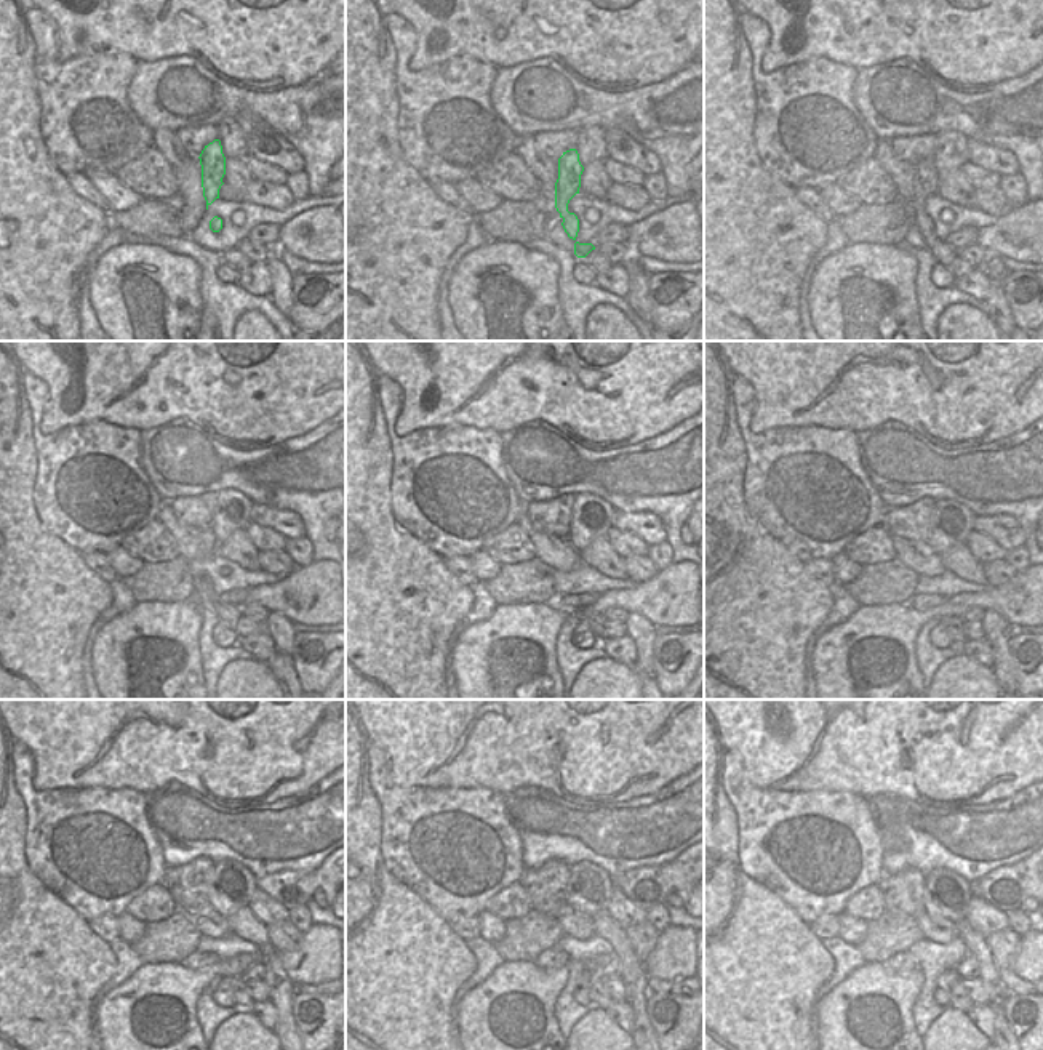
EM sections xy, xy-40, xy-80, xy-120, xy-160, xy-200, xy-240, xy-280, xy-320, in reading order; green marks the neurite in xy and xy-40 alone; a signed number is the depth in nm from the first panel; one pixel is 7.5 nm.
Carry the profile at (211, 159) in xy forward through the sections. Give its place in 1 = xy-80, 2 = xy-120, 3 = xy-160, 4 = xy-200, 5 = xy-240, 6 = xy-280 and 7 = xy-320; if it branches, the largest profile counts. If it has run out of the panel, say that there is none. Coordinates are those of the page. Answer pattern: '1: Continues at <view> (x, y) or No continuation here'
1: Continues at xy-80 (925, 183)
2: Continues at xy-120 (227, 613)
3: Continues at xy-160 (594, 621)
4: Continues at xy-200 (954, 625)
5: Continues at xy-240 (237, 983)
6: Continues at xy-280 (599, 996)
7: Continues at xy-320 (960, 999).

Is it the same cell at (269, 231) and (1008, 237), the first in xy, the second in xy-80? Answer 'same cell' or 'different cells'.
different cells

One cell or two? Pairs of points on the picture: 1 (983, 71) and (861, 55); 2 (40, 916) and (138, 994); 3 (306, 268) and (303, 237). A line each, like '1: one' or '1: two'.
1: one
2: two
3: two

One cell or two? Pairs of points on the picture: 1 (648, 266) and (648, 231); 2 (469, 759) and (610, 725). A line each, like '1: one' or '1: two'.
1: two
2: one

